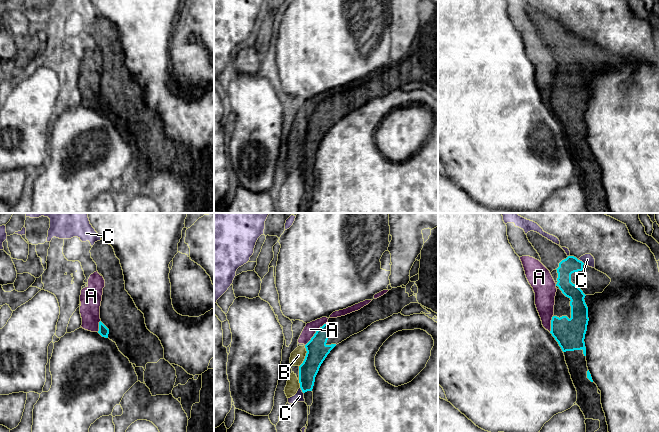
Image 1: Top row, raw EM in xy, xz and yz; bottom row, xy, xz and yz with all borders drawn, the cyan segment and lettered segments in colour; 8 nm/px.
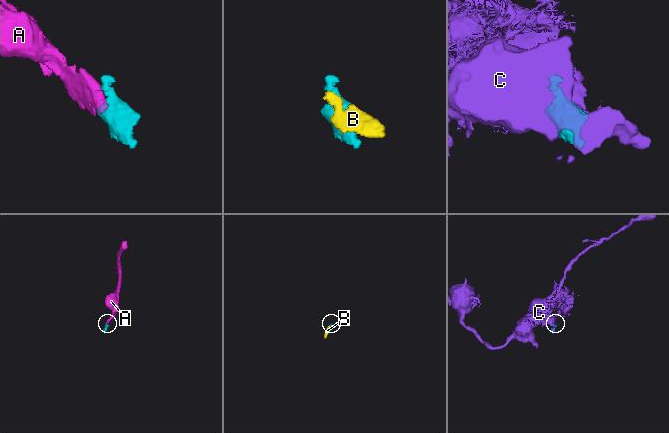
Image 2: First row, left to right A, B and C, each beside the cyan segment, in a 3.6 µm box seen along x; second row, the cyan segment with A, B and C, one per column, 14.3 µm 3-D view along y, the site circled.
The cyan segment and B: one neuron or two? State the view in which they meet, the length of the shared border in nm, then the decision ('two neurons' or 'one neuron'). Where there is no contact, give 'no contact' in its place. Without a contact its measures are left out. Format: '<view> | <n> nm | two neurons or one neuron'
xz | 180 nm | two neurons

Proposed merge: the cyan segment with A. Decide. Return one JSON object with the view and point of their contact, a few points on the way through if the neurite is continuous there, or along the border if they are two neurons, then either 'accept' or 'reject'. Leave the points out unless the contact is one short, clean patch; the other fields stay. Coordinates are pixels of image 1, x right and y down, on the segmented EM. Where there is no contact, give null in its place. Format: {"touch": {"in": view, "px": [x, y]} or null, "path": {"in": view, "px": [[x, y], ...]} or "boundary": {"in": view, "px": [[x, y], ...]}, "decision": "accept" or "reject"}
{"touch": {"in": "xz", "px": [315, 333]}, "boundary": {"in": "xz", "px": [[326, 322], [305, 345]]}, "decision": "reject"}

